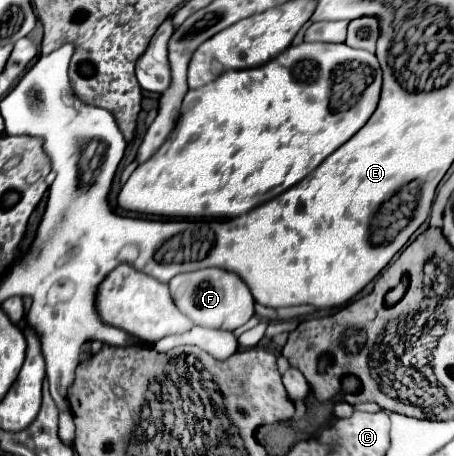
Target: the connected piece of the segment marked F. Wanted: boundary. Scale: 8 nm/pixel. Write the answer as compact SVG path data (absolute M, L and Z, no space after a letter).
M199 269L191 273L179 273L169 281L171 297L175 305L195 323L201 327L211 327L211 329L225 329L225 331L235 331L237 327L245 325L253 313L255 313L255 299L245 285L245 281L225 269Z

